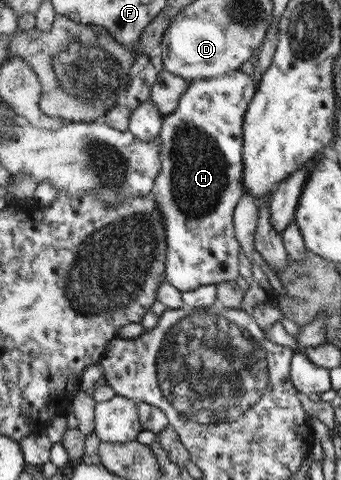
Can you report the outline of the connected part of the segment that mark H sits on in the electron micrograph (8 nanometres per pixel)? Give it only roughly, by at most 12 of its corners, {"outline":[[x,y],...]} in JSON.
{"outline":[[240,69],[188,81],[163,116],[165,280],[238,278]]}

